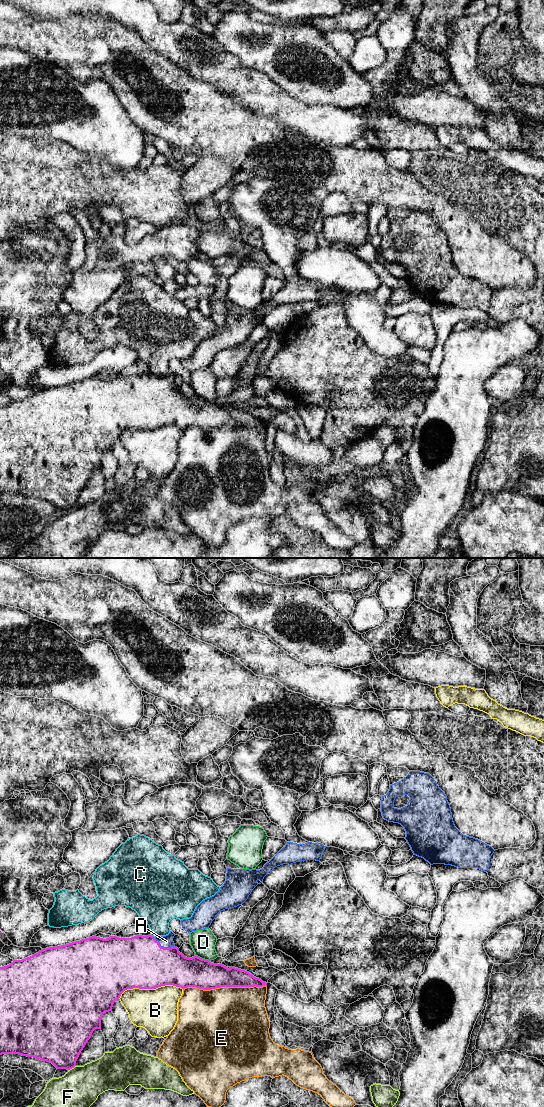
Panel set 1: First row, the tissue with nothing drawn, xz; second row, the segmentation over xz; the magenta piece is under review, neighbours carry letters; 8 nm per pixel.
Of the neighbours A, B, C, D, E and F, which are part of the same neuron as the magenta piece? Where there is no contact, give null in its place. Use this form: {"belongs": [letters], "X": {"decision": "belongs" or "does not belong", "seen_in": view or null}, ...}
{"belongs": ["A"], "A": {"decision": "belongs", "seen_in": "xz"}, "B": {"decision": "does not belong", "seen_in": "xz"}, "C": {"decision": "does not belong", "seen_in": "xz"}, "D": {"decision": "does not belong", "seen_in": "xz"}, "E": {"decision": "does not belong", "seen_in": "xz"}, "F": {"decision": "does not belong", "seen_in": "xz"}}

